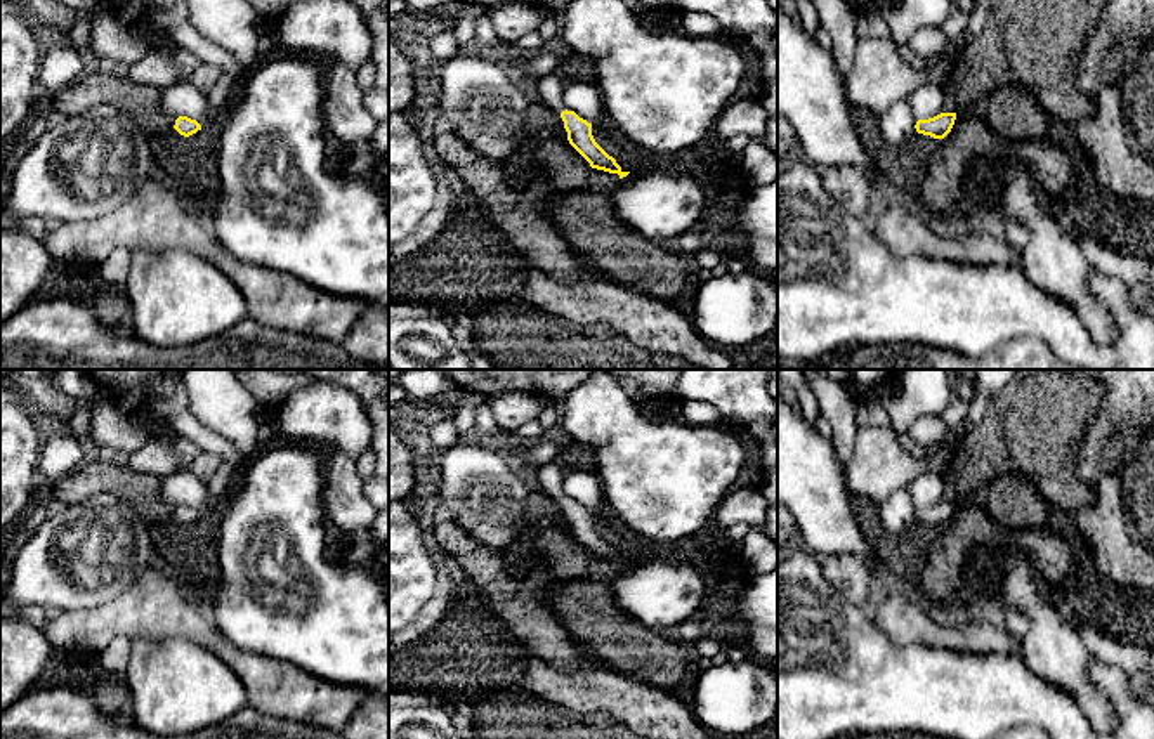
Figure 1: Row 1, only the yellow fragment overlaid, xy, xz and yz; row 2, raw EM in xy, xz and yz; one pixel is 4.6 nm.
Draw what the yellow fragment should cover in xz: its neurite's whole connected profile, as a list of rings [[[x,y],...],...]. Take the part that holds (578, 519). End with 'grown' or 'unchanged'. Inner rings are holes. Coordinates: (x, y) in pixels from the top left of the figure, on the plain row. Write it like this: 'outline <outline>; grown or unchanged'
outline [[[557,461],[545,463],[536,468],[540,489],[548,494],[562,510],[569,533],[590,552],[592,557],[618,562],[620,567],[630,560],[623,560],[613,545],[609,545],[593,527],[592,512],[567,498],[562,489],[566,468]]]; grown

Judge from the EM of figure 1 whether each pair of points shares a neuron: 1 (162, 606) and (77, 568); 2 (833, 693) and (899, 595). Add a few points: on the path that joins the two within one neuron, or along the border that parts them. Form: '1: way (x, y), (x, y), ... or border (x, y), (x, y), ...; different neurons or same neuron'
1: border (153, 564), (125, 592), (91, 609); different neurons
2: border (870, 620), (899, 646), (917, 642); different neurons

